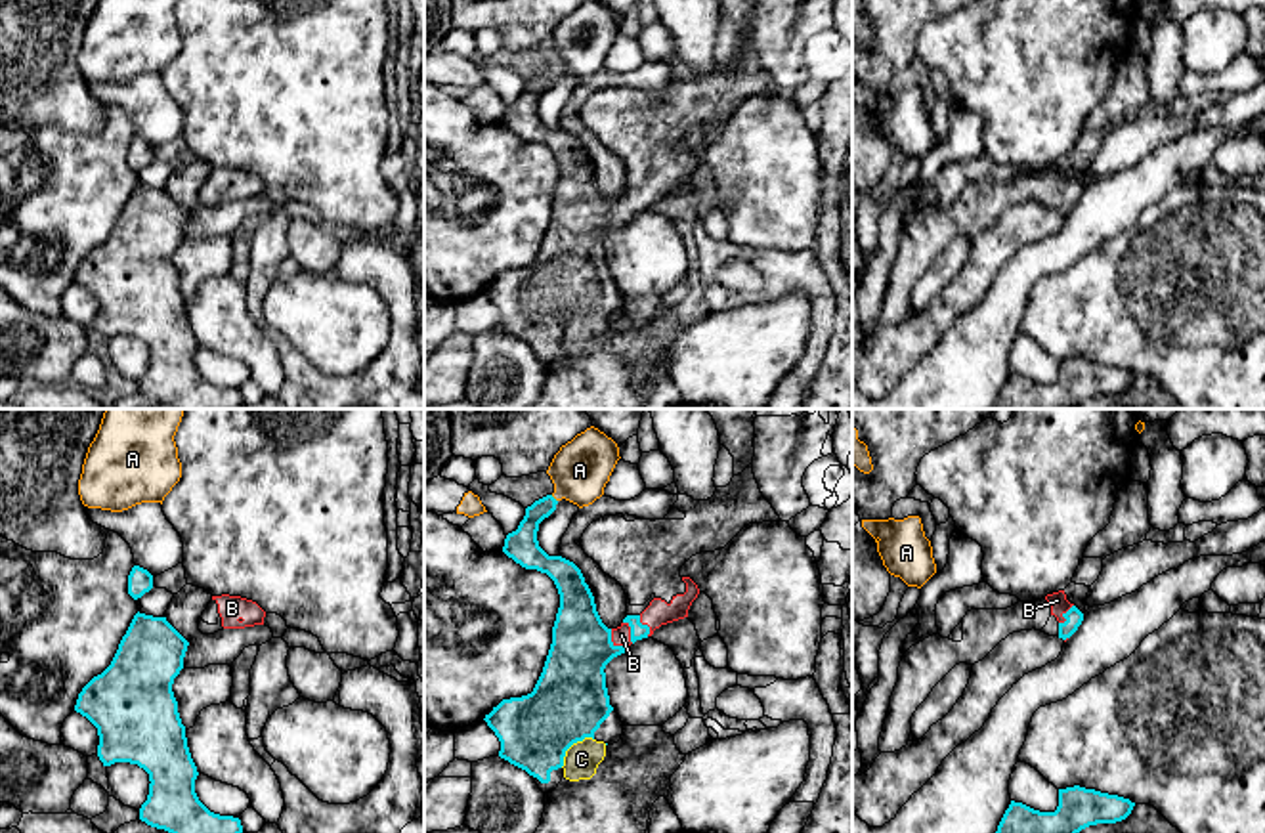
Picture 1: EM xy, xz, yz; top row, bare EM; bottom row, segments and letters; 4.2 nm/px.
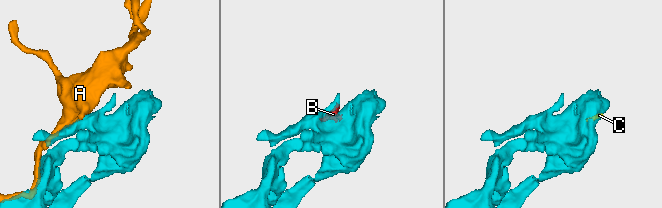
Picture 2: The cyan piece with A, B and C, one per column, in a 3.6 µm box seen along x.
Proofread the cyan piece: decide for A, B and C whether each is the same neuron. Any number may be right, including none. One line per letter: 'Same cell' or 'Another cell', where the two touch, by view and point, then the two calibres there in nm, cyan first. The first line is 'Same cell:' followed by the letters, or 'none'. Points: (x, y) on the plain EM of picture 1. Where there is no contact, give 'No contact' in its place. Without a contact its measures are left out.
Same cell: B, C
A: Another cell. Touches cyan at xz (555, 71). Thickness 140 nm (cyan) against 240 nm
B: Same cell. Touches cyan at xz (612, 214). Thickness 280 nm (cyan) against 80 nm
C: Same cell. Touches cyan at xz (572, 316). Thickness 320 nm (cyan) against 150 nm

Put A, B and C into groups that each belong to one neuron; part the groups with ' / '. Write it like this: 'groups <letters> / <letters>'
groups A / B C

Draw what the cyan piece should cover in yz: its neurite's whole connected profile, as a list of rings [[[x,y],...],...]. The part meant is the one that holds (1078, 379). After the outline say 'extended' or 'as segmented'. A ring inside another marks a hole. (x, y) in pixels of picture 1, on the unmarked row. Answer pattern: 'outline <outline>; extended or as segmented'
outline [[[1074,357],[1059,361],[1055,384],[1011,373],[994,409],[1074,409],[1089,397],[1126,392],[1133,378],[1129,371]]]; as segmented

